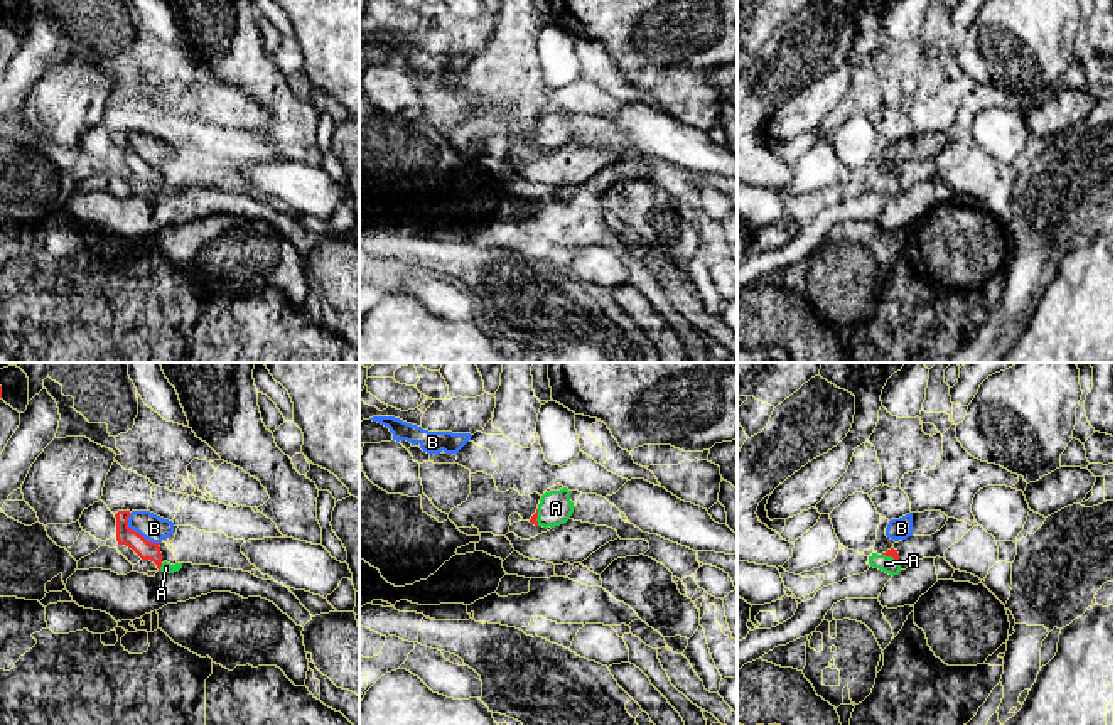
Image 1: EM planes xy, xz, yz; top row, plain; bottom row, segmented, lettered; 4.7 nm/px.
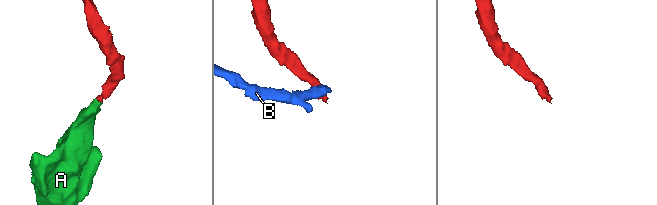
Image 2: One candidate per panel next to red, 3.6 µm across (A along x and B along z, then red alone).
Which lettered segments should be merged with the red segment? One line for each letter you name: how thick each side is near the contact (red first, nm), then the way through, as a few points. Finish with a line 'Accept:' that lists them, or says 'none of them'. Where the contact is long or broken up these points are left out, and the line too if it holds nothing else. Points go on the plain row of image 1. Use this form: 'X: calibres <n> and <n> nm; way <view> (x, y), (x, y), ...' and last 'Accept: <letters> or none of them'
A: calibres 90 and 50 nm; way xy (147, 172), (161, 187), (166, 189)
Accept: A

